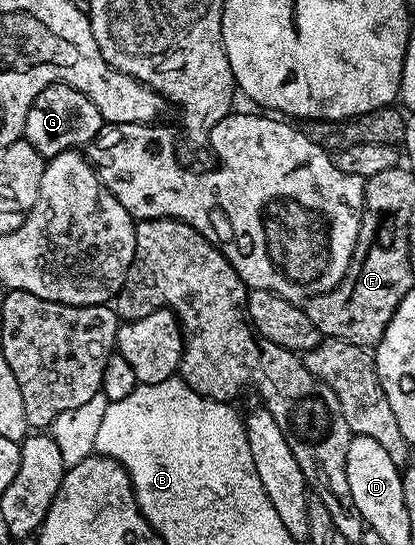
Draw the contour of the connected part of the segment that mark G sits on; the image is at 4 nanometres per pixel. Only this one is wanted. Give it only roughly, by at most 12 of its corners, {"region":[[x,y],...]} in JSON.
{"region":[[66,83],[32,101],[24,138],[43,157],[82,149],[104,125]]}

